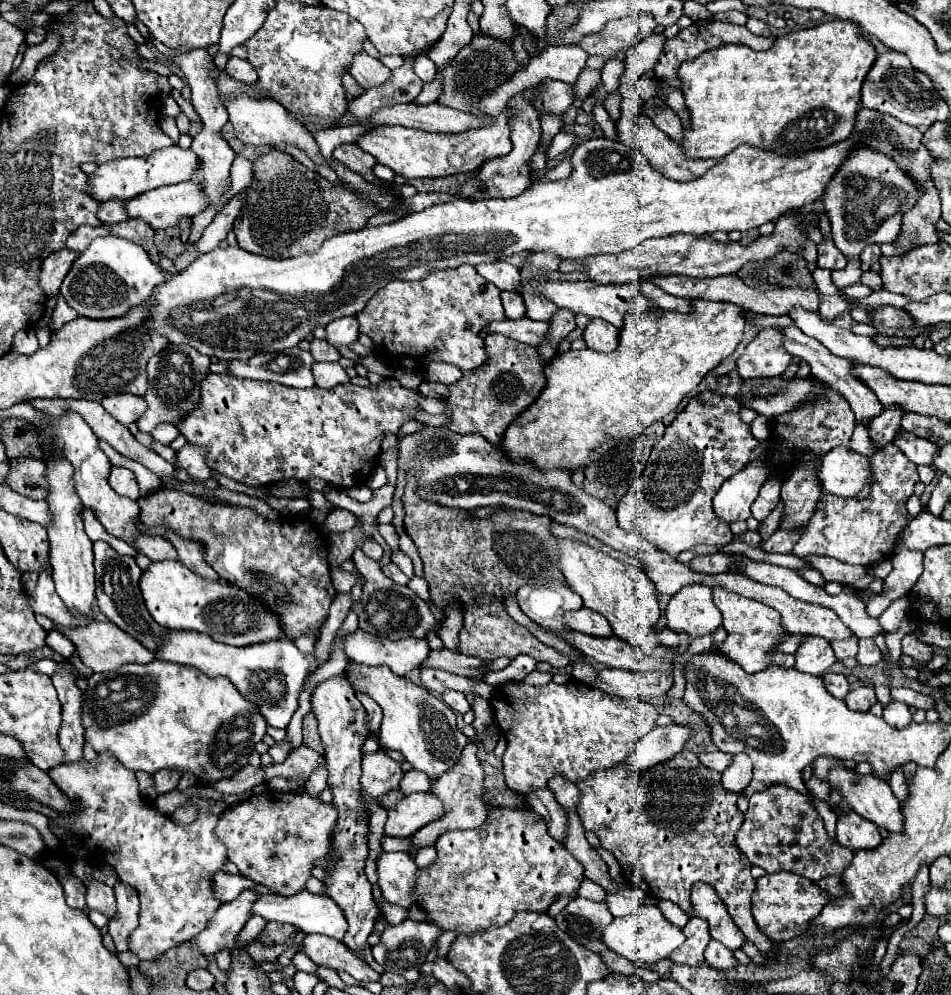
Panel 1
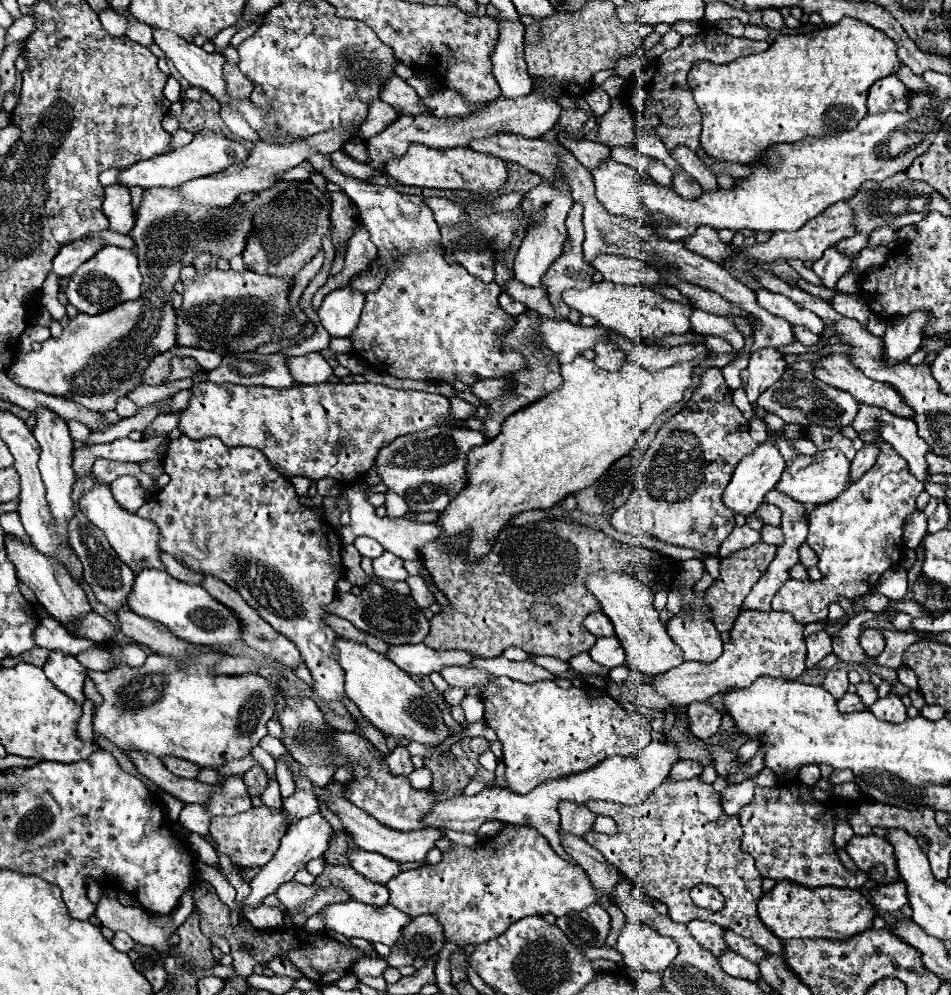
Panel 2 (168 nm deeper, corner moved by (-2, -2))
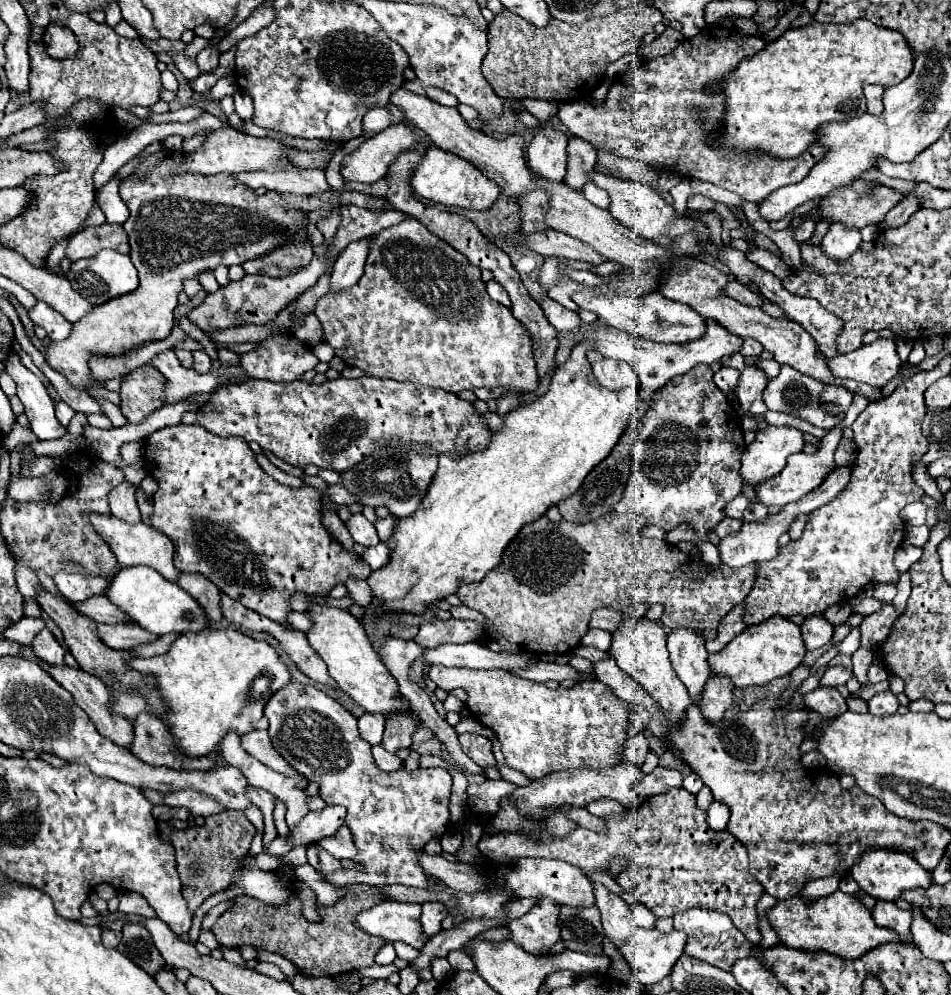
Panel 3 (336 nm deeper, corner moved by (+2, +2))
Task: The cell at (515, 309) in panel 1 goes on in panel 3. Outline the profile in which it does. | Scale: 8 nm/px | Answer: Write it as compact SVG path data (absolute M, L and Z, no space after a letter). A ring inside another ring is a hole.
M490 280L486 286L488 286L488 294L490 294L492 300L496 300L496 302L500 302L500 304L504 304L504 306L510 306L510 296L508 296L508 292L506 292L496 280Z

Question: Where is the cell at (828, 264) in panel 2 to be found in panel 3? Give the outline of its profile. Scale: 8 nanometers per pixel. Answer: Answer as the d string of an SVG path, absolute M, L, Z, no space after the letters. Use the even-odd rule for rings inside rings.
M832 224L828 234L822 240L822 252L834 262L844 262L848 260L848 256L852 256L858 250L860 242L862 238L856 228L848 230L840 224Z

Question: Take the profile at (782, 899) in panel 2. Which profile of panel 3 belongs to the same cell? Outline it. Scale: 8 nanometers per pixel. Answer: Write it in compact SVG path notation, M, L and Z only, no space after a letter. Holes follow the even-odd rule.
M836 890L832 896L824 896L820 900L812 900L808 904L800 894L792 896L792 900L778 900L776 906L766 910L766 920L778 934L784 946L804 948L804 950L824 950L830 954L838 954L844 958L856 958L868 952L870 948L898 940L898 936L888 928L878 928L872 920L872 912L860 902L858 896Z

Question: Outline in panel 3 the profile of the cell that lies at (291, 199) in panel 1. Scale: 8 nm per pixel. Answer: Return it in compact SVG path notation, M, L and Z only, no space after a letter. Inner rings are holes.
M300 240L300 242L294 242L294 244L284 244L282 248L274 248L272 252L268 252L268 254L256 258L256 260L246 260L242 264L242 268L244 268L246 274L264 274L264 276L276 276L278 278L278 276L288 276L288 274L304 268L312 260L312 256L314 254L312 254L310 242Z

